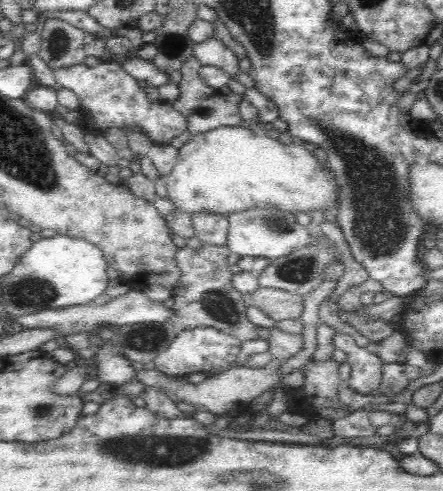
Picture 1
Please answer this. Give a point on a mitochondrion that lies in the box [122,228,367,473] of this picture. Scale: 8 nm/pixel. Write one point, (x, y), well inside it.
(298, 271)

